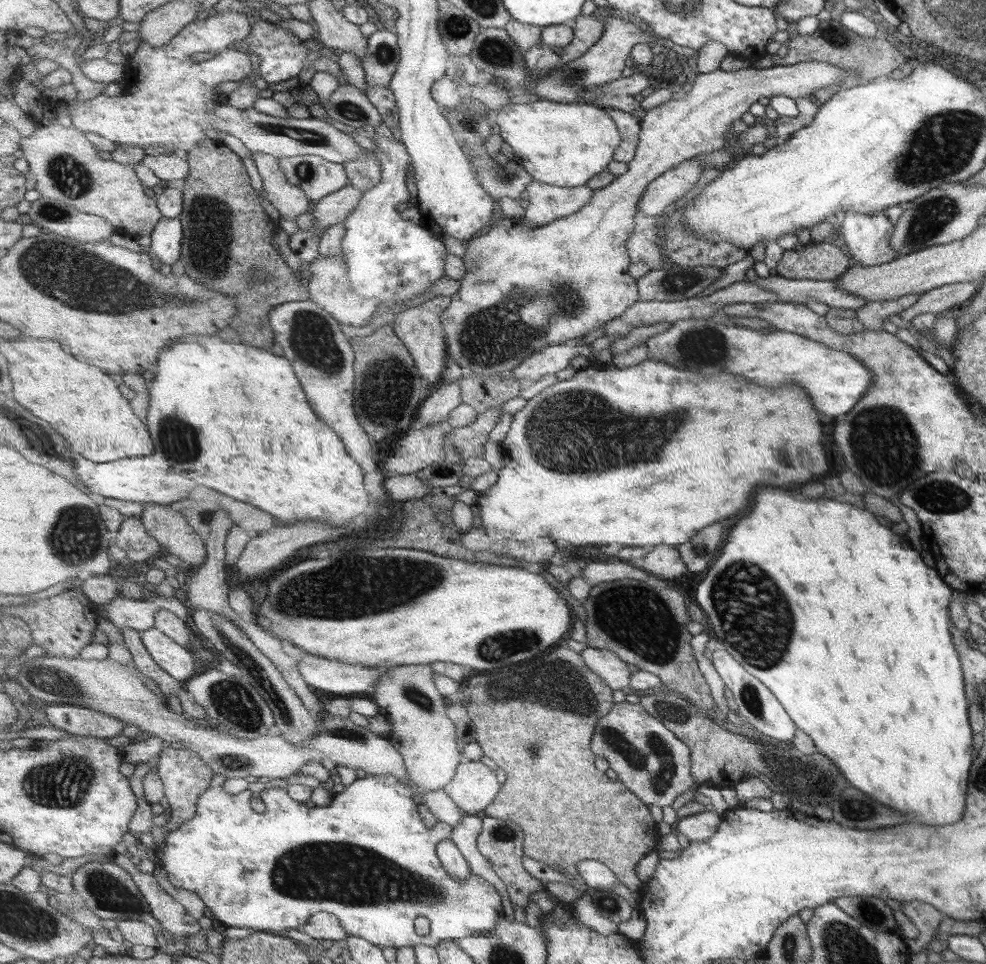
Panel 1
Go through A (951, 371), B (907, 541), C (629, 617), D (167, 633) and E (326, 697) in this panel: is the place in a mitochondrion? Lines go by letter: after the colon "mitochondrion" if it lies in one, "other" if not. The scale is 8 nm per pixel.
A: other
B: other
C: mitochondrion
D: other
E: other

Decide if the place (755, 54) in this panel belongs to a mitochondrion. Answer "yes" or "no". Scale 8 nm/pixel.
no

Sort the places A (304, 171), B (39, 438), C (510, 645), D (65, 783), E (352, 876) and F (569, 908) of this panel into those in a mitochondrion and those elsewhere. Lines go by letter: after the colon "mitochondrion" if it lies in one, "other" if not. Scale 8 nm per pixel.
A: mitochondrion
B: mitochondrion
C: mitochondrion
D: mitochondrion
E: mitochondrion
F: other

